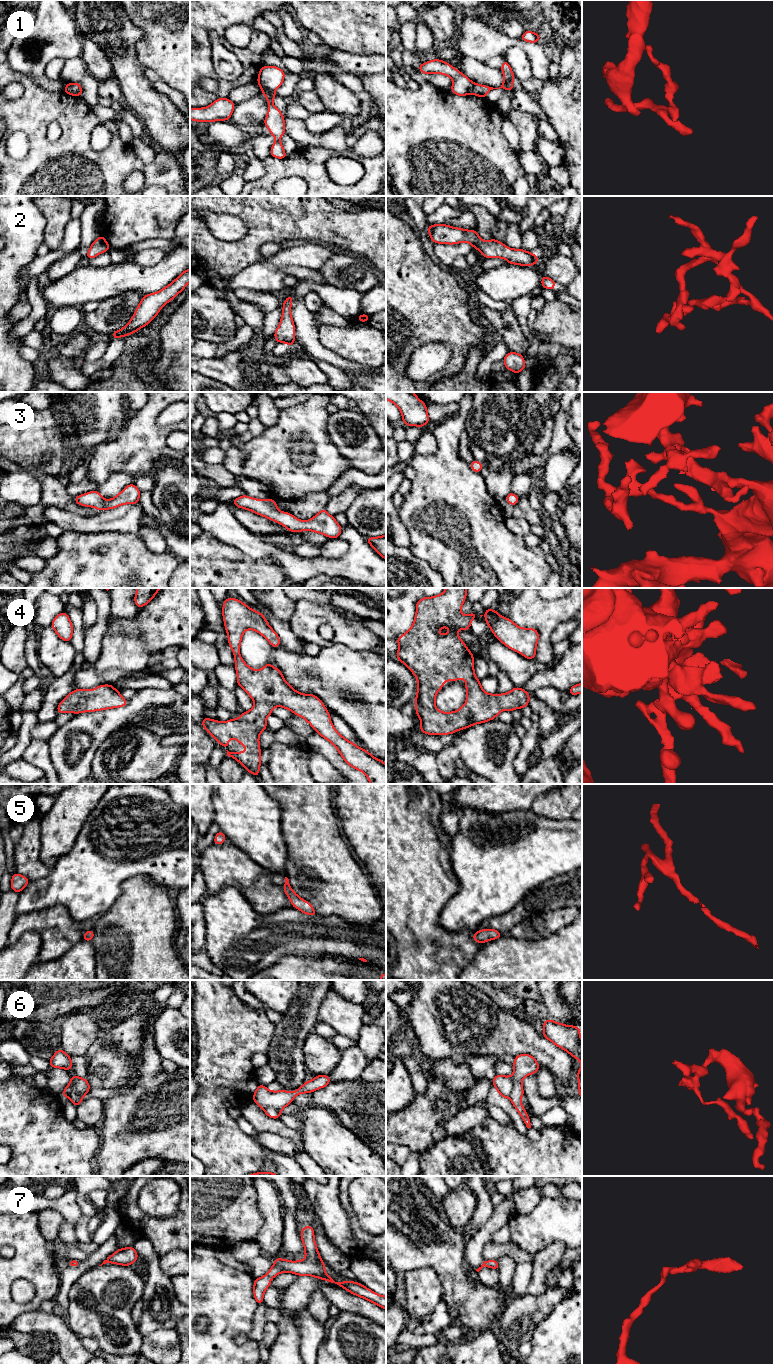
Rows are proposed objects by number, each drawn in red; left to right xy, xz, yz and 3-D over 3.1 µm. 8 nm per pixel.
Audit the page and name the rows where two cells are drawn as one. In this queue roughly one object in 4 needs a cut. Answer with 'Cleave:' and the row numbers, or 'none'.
Cleave: 1, 6

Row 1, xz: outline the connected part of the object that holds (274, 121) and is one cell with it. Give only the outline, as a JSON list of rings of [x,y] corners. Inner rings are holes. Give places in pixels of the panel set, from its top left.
[[[261,88],[261,92],[265,95],[269,104],[268,113],[264,120],[264,125],[269,129],[271,135],[276,138],[276,141],[271,147],[270,154],[272,157],[279,159],[287,158],[288,156],[284,152],[283,145],[279,140],[283,134],[287,133],[284,123],[285,116],[273,105],[273,100],[276,97],[275,92],[267,88]]]

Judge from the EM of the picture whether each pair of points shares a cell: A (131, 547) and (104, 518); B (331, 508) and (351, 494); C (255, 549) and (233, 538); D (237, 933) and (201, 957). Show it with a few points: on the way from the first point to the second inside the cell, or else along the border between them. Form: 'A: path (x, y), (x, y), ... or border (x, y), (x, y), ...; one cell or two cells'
A: border (93, 532), (132, 532), (138, 535); two cells
B: path (336, 504), (341, 503), (346, 498); one cell
C: path (250, 544), (242, 538), (238, 538); one cell
D: border (203, 950), (210, 960), (221, 969); two cells

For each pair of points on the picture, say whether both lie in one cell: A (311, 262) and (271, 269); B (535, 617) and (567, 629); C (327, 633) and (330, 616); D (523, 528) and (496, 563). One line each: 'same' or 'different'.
A: same
B: different
C: different
D: different

